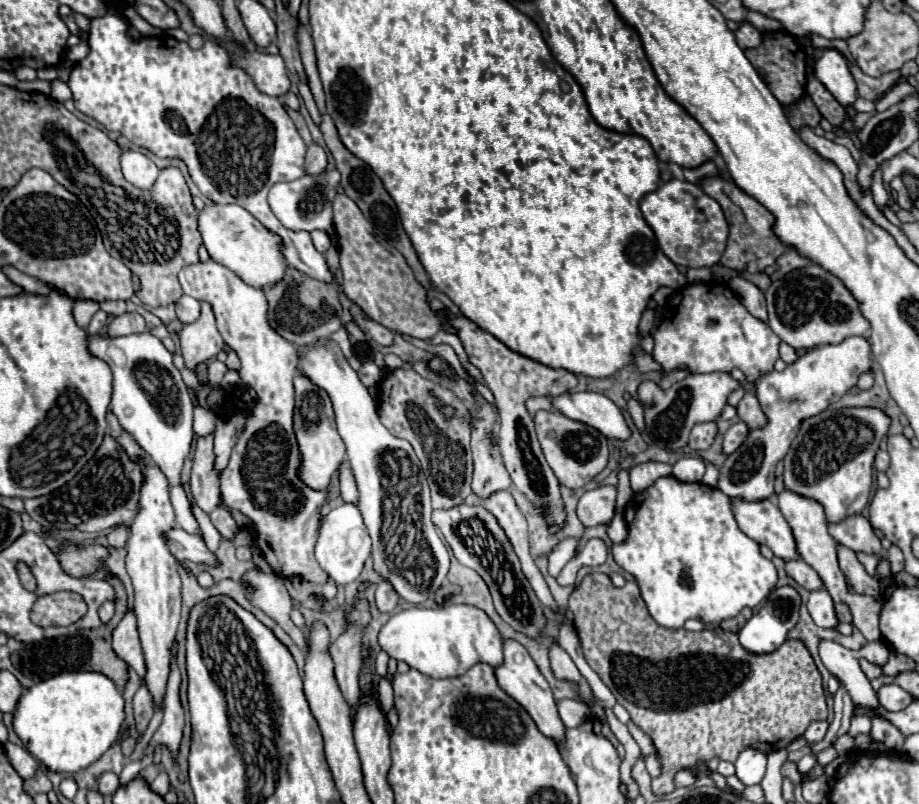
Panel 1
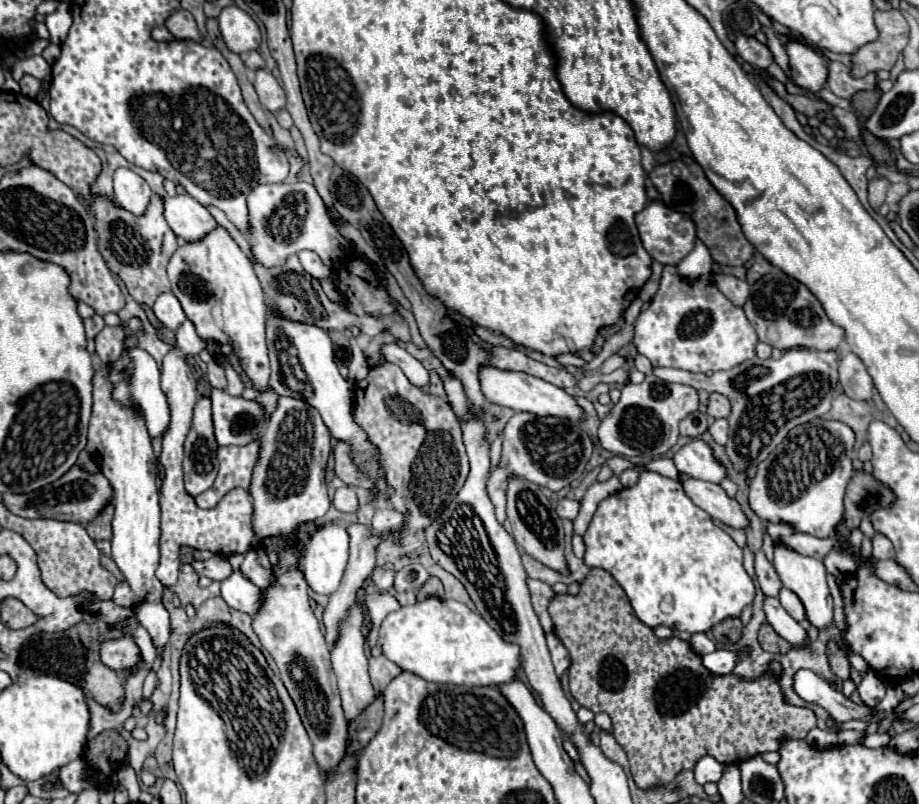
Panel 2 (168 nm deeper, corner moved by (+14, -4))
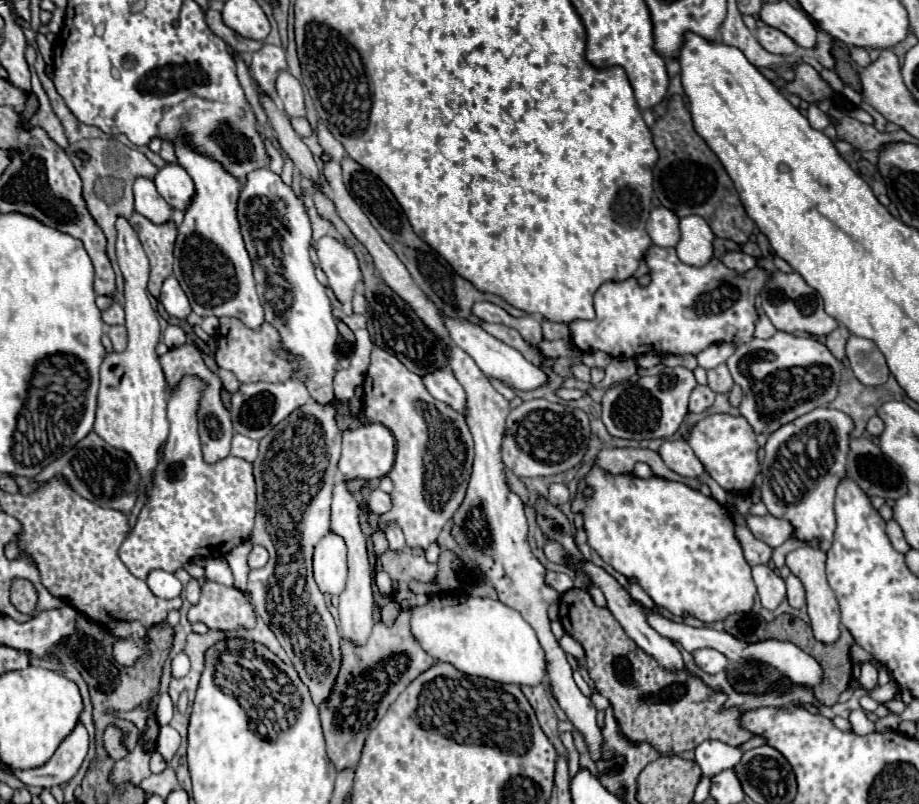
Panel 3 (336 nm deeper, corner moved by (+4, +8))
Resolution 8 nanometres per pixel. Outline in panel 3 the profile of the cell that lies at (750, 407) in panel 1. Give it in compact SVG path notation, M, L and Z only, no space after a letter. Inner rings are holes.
M719 364L713 370L707 370L707 380L709 380L709 388L717 394L727 394L735 384L731 378L731 372L727 370L725 364Z

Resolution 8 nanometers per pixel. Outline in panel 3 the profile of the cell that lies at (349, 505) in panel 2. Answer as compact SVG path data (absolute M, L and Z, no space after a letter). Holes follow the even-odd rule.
M379 488L371 490L371 494L369 494L369 508L371 508L375 514L387 512L387 510L391 508L391 498L389 498L389 494L381 492Z

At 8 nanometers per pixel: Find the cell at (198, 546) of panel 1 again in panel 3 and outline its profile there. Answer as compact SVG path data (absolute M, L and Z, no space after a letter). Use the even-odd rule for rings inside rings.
M253 546L253 550L249 552L249 558L247 558L247 564L249 564L249 568L261 568L267 564L267 560L269 560L269 552L263 546Z

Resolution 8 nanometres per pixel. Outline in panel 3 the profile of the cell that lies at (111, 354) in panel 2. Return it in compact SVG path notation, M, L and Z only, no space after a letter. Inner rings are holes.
M111 326L109 328L109 338L113 342L115 352L123 352L127 346L127 330L125 326Z

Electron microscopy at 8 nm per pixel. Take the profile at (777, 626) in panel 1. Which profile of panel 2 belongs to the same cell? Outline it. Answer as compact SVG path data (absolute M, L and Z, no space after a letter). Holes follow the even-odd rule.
M715 650L713 654L701 656L701 664L715 676L729 674L737 662L737 654L727 652L727 650Z

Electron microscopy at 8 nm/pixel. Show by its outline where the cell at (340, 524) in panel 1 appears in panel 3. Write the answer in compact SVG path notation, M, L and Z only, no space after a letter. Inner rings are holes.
M329 532L319 540L313 554L315 582L323 594L337 596L343 592L347 582L347 544Z

